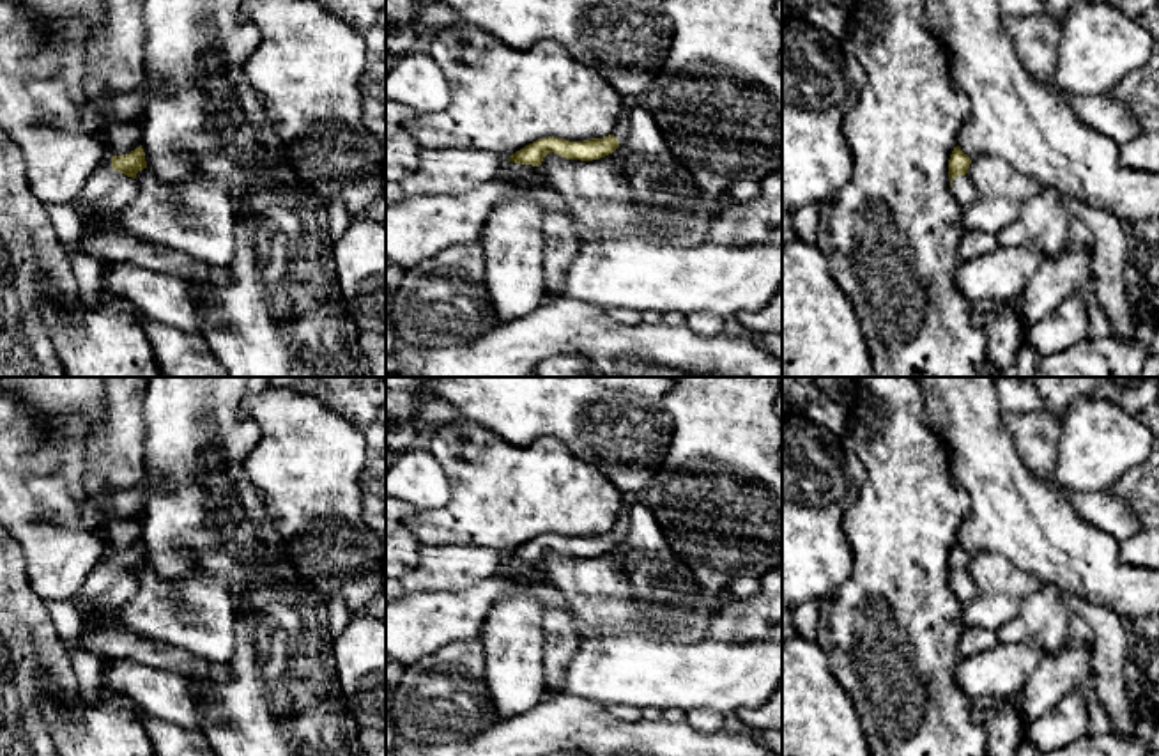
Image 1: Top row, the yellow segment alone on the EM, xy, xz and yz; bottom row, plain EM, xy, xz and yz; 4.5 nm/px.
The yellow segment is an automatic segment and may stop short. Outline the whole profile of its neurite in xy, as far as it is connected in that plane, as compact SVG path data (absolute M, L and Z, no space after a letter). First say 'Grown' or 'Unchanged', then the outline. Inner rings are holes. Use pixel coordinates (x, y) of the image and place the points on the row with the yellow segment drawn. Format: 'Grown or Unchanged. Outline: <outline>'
Grown. Outline: M142 145L124 156L108 156L71 202L80 220L92 223L122 212L138 195L134 179L143 168L147 161Z

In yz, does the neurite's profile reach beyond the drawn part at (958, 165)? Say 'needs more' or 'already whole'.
needs more

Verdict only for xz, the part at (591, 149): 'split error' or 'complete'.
split error

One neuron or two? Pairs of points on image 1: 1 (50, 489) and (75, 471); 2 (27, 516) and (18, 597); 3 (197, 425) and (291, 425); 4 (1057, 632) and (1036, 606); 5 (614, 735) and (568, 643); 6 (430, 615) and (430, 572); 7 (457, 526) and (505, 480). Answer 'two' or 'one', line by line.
1: two
2: two
3: two
4: one
5: two
6: two
7: one

